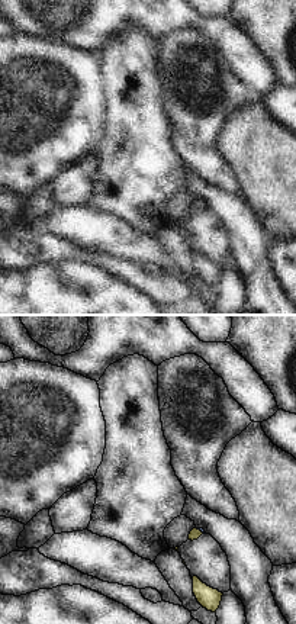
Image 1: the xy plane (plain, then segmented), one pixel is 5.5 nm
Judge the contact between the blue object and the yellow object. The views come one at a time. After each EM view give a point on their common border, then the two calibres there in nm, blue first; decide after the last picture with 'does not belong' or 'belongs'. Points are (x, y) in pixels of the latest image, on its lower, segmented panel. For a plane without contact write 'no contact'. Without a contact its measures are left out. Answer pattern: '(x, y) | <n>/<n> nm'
(200, 530) | 20/60 nm

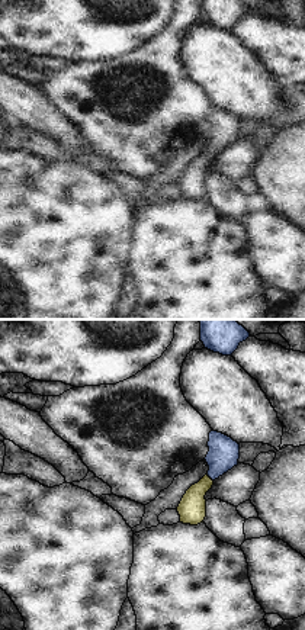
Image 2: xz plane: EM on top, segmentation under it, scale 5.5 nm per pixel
(209, 476) | 170/160 nm

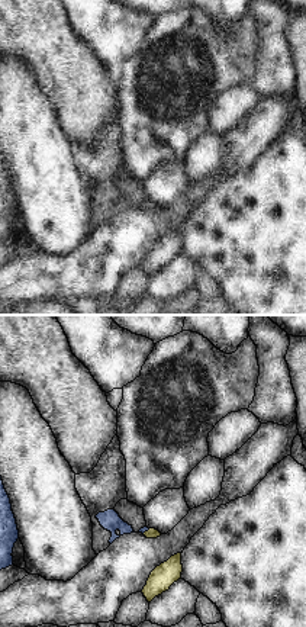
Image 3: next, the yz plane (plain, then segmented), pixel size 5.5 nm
(145, 530) | 30/60 nm

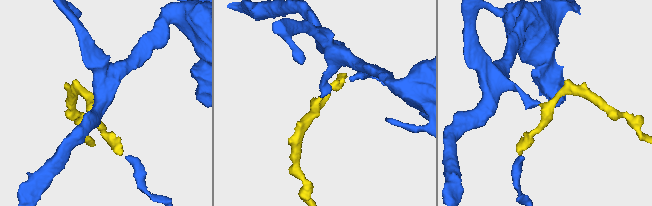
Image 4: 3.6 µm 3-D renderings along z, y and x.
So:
belongs

